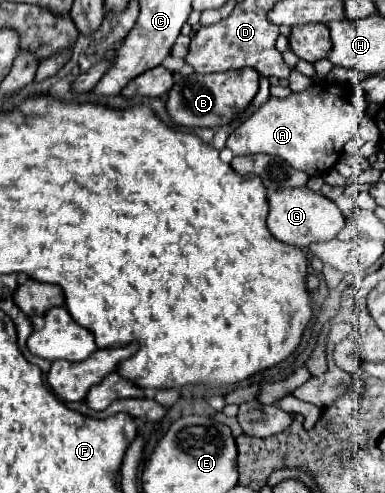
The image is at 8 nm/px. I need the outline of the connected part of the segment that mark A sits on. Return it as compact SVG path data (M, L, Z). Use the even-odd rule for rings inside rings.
M315 84L305 92L287 98L269 98L251 118L247 118L227 140L235 156L269 154L279 156L293 168L309 176L325 174L343 154L345 144L357 136L357 124L365 116L367 100L363 94L345 94L337 84Z

